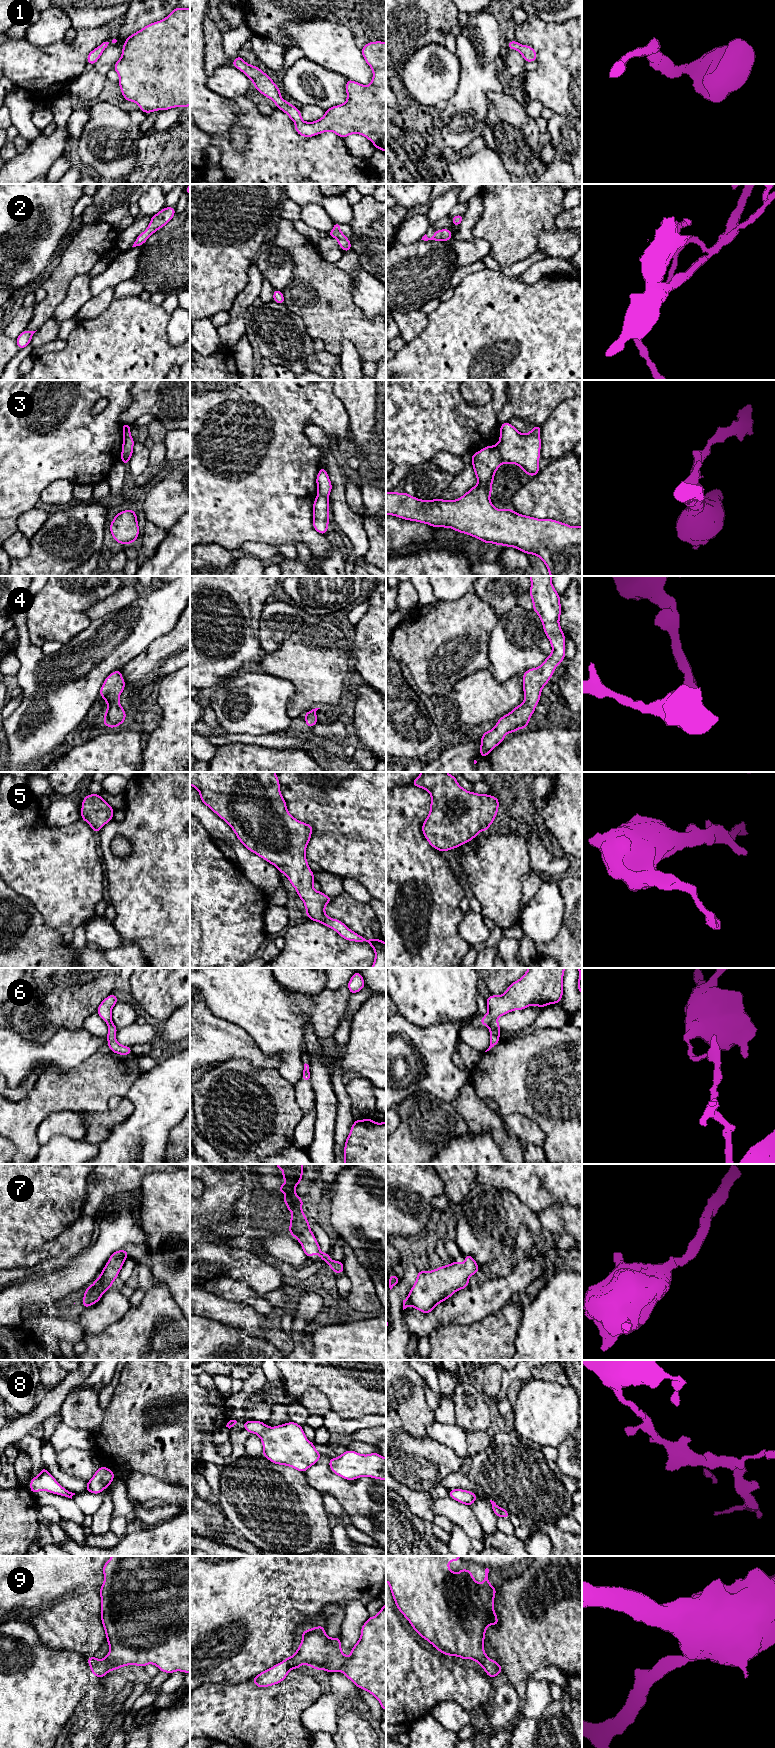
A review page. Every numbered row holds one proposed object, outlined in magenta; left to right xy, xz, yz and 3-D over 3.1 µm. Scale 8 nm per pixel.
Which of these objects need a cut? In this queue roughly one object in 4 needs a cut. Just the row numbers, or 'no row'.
3, 6

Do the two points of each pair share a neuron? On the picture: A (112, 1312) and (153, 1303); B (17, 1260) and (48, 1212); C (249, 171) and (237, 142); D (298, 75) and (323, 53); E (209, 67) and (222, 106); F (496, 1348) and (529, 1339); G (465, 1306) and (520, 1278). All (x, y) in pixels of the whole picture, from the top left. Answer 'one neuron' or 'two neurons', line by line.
A: two neurons
B: one neuron
C: two neurons
D: two neurons
E: two neurons
F: two neurons
G: one neuron

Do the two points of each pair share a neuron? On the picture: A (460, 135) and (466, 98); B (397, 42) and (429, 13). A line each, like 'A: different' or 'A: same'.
A: same
B: same

